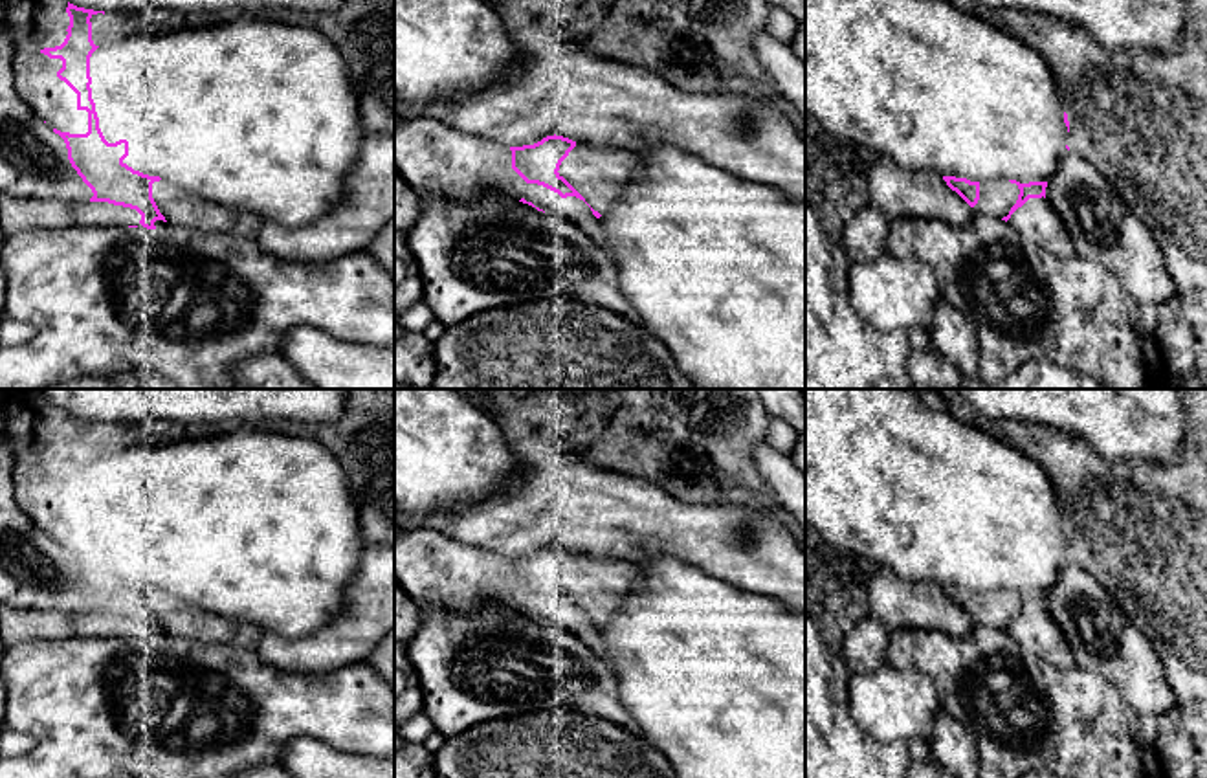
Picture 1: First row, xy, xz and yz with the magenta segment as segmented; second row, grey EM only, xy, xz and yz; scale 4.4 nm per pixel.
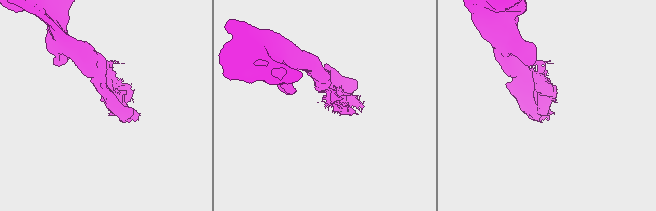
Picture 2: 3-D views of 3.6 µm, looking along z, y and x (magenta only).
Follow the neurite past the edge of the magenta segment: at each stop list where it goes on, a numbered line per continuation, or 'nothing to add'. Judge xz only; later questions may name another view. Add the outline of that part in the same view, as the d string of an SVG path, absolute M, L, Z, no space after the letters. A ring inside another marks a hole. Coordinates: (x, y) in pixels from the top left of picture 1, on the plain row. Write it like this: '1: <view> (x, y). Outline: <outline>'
1: xz (598, 586). Outline: M576 554L558 584L604 626L622 600L640 585L640 576L635 563Z

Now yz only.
1: yz (996, 610). Outline: M1009 591L981 593L980 611L972 618L972 624L1003 629L1016 615L1018 606L1020 606L1018 596L1011 595Z

